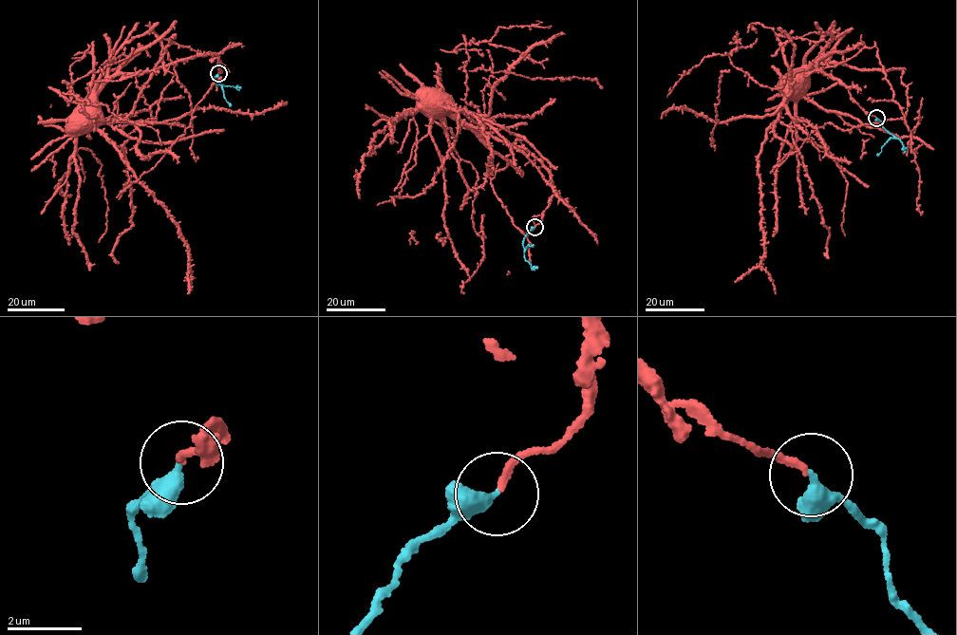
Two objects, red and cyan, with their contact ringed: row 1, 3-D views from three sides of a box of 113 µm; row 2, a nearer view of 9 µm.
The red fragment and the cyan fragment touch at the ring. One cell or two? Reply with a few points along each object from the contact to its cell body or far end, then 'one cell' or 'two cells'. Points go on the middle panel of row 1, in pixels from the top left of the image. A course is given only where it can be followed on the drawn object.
red runs (534, 227), (540, 222), (554, 192), (551, 174), (528, 152), (496, 140), (443, 107); cyan runs (534, 227), (526, 234), (524, 256), (532, 268), (537, 267); one cell

